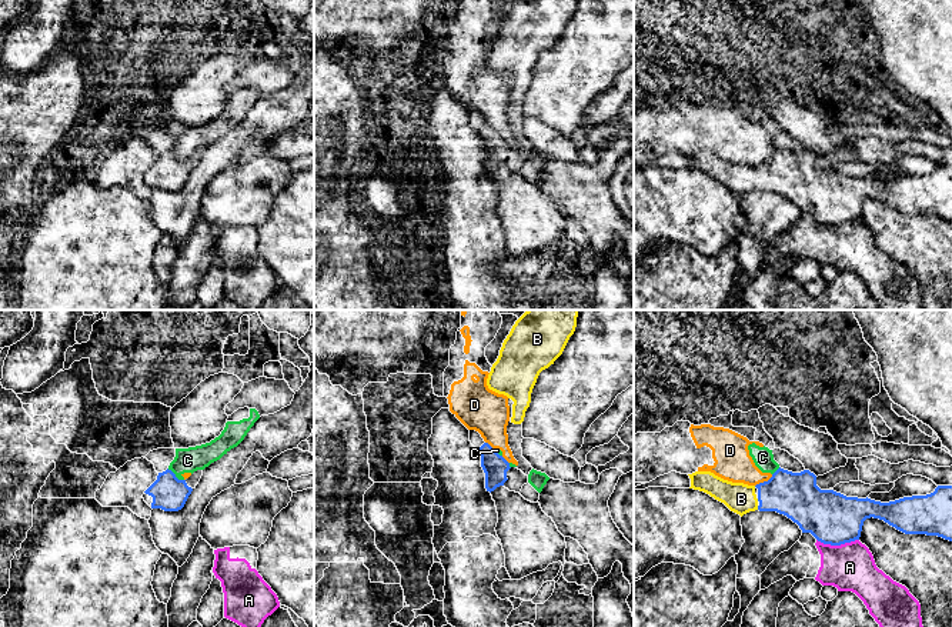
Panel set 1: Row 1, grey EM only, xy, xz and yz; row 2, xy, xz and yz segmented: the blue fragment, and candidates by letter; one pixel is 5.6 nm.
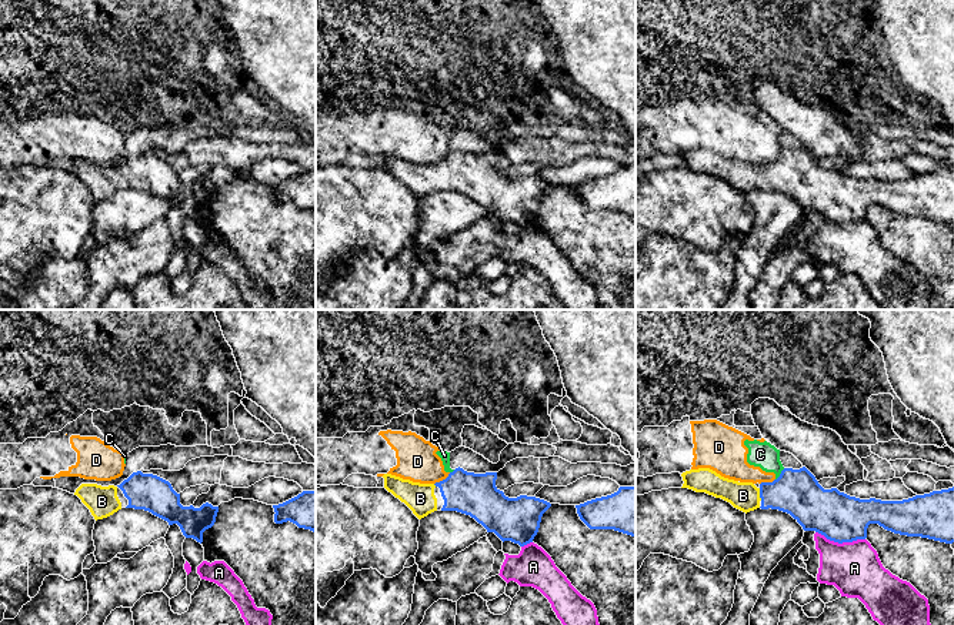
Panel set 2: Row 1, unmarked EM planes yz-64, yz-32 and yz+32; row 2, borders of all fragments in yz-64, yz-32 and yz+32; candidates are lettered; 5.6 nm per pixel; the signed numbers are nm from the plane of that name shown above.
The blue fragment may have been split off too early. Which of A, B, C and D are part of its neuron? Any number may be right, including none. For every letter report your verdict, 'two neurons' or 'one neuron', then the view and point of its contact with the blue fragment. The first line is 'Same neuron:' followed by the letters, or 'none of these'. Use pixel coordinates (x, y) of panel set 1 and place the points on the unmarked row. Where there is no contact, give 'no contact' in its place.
Same neuron: B
A: two neurons; meets blue in yz at (838, 224)
B: one neuron; meets blue in yz at (758, 187)
C: two neurons; meets blue in xy at (174, 156)
D: two neurons; meets blue in yz at (764, 162)

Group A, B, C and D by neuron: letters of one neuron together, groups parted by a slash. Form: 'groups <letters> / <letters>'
groups A / B / C D

